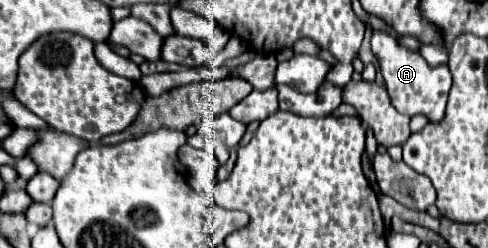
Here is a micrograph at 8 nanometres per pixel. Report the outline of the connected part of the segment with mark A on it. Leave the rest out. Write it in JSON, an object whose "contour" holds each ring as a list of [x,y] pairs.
{"contour":[[[373,31],[371,47],[381,65],[381,75],[385,79],[385,87],[391,97],[391,105],[407,117],[425,115],[429,119],[429,123],[439,123],[445,117],[447,95],[449,95],[449,89],[453,83],[449,67],[447,65],[431,67],[419,55],[419,51],[411,51],[411,49],[399,45],[393,37],[389,37],[387,33],[381,33],[381,31]]]}

